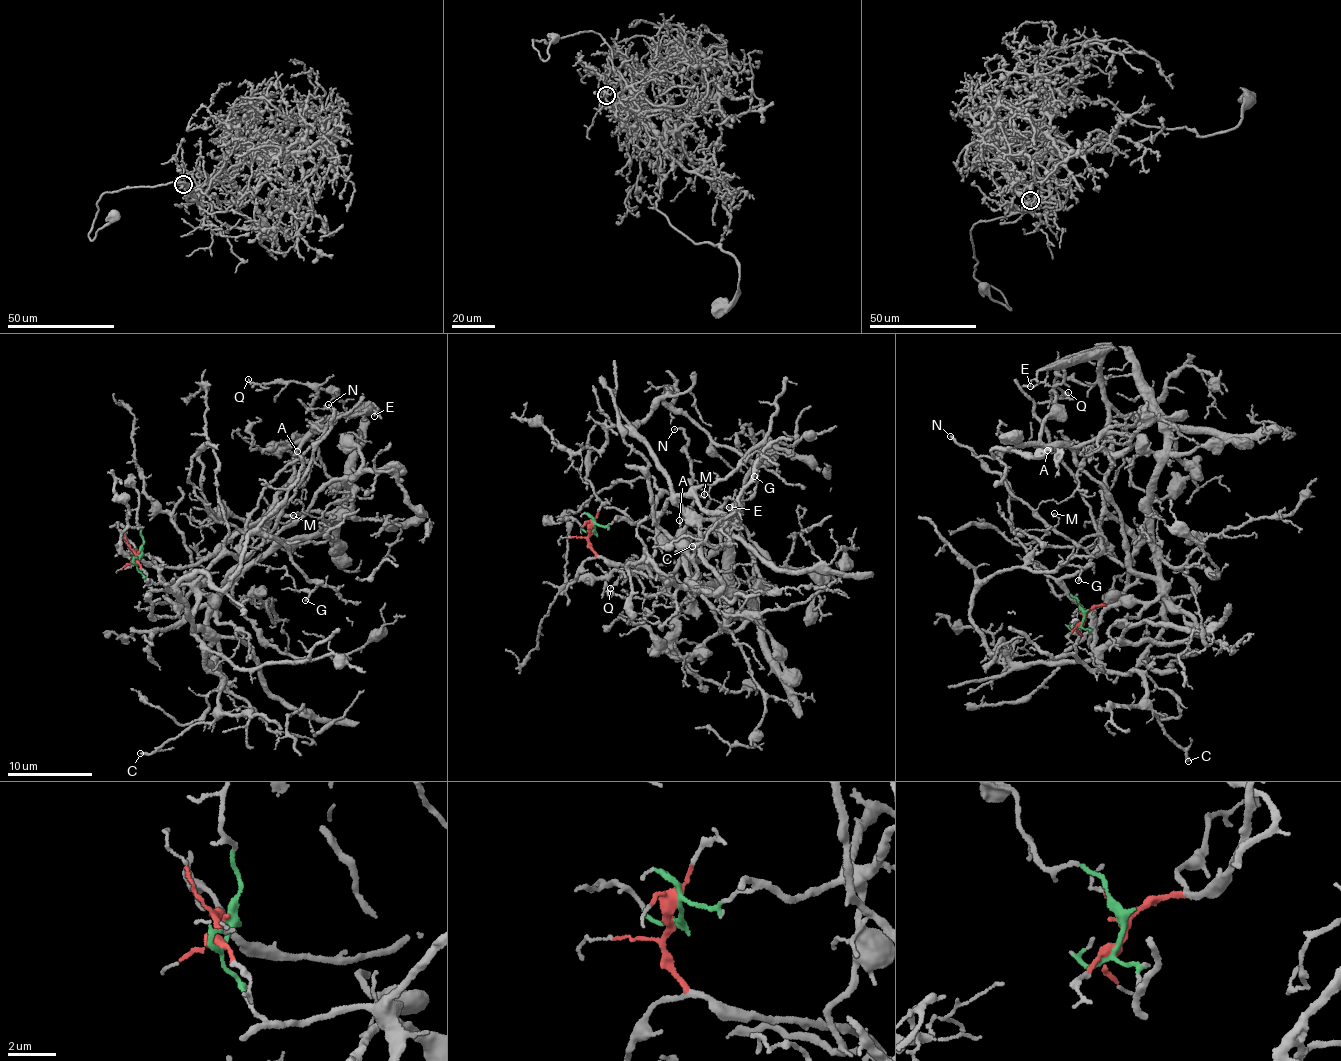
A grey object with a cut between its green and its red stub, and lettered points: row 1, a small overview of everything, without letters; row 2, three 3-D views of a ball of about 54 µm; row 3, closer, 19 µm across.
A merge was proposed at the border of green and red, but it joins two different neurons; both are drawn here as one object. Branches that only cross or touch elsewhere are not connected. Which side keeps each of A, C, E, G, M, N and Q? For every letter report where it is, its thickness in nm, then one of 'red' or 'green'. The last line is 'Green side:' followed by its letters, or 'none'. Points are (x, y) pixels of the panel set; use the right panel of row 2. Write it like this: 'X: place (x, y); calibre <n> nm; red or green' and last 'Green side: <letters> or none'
A: place (1047, 450); calibre 130 nm; red
C: place (1188, 761); calibre 240 nm; green
E: place (1030, 386); calibre 150 nm; red
G: place (1078, 580); calibre 150 nm; green
M: place (1054, 513); calibre 100 nm; green
N: place (950, 436); calibre 140 nm; green
Q: place (1068, 392); calibre 120 nm; red
Green side: C, G, M, N

